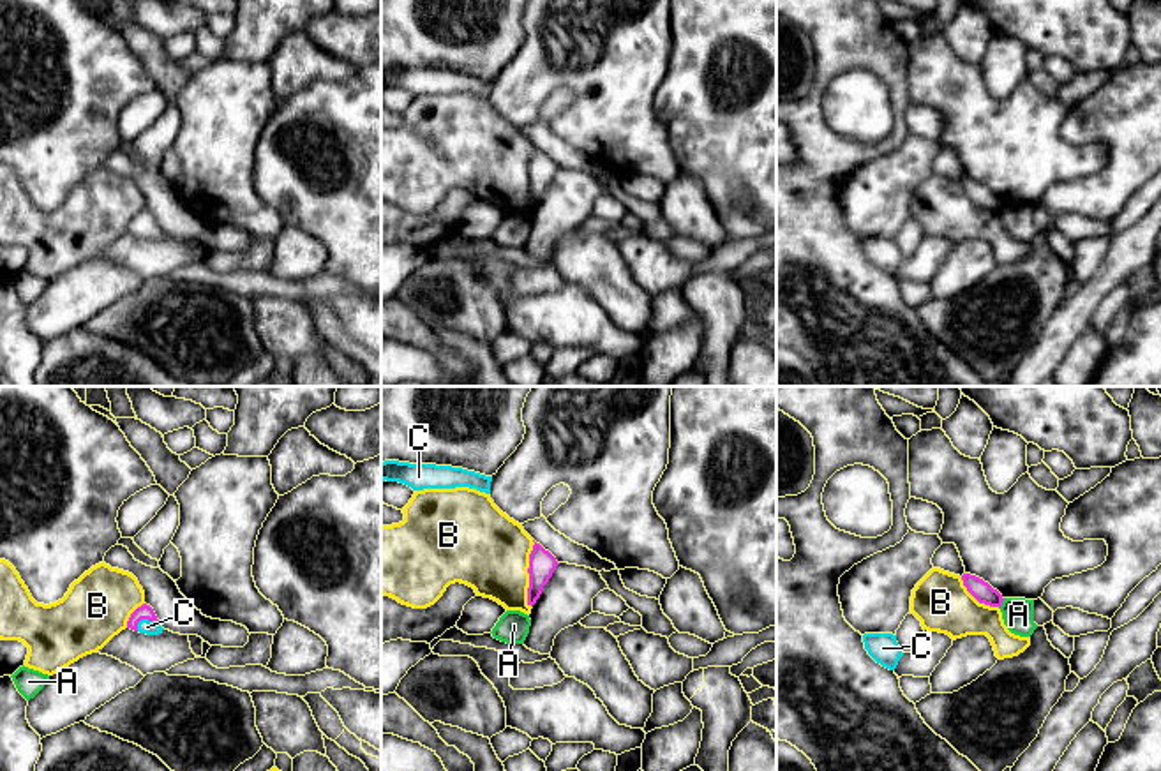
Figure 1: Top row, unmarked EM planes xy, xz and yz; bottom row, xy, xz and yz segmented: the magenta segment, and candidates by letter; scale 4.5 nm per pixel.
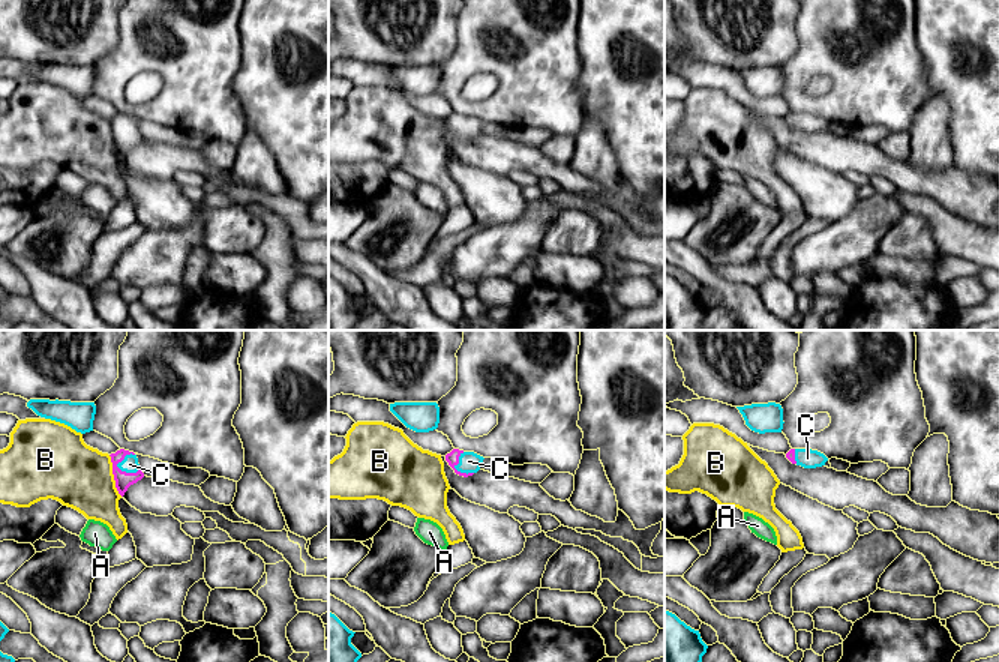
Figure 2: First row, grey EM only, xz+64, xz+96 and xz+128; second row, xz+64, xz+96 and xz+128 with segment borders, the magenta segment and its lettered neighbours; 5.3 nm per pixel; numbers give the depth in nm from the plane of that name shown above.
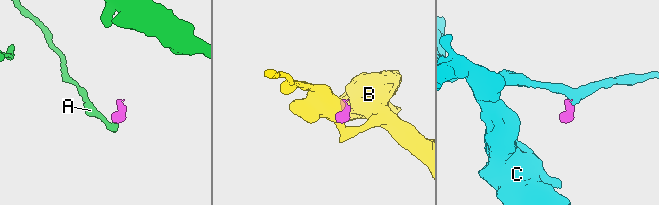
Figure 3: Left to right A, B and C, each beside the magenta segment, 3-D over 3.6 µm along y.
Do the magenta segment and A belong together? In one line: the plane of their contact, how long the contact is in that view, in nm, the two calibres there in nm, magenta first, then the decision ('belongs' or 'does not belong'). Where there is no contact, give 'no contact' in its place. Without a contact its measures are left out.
contact in yz; length 50 nm; calibres 90 and 140 nm; does not belong

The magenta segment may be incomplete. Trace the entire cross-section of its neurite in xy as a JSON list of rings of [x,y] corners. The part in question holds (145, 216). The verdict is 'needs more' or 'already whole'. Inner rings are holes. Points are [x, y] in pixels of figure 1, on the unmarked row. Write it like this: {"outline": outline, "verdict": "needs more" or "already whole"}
{"outline": [[[143,208],[141,212],[138,212],[129,226],[127,226],[127,233],[139,236],[139,238],[146,238],[146,240],[159,240],[162,238],[162,231],[161,226],[157,224],[154,213],[146,208]]], "verdict": "needs more"}

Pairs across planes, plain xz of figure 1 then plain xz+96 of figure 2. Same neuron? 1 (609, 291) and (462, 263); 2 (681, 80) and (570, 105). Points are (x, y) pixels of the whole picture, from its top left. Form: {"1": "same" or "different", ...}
{"1": "different", "2": "different"}

